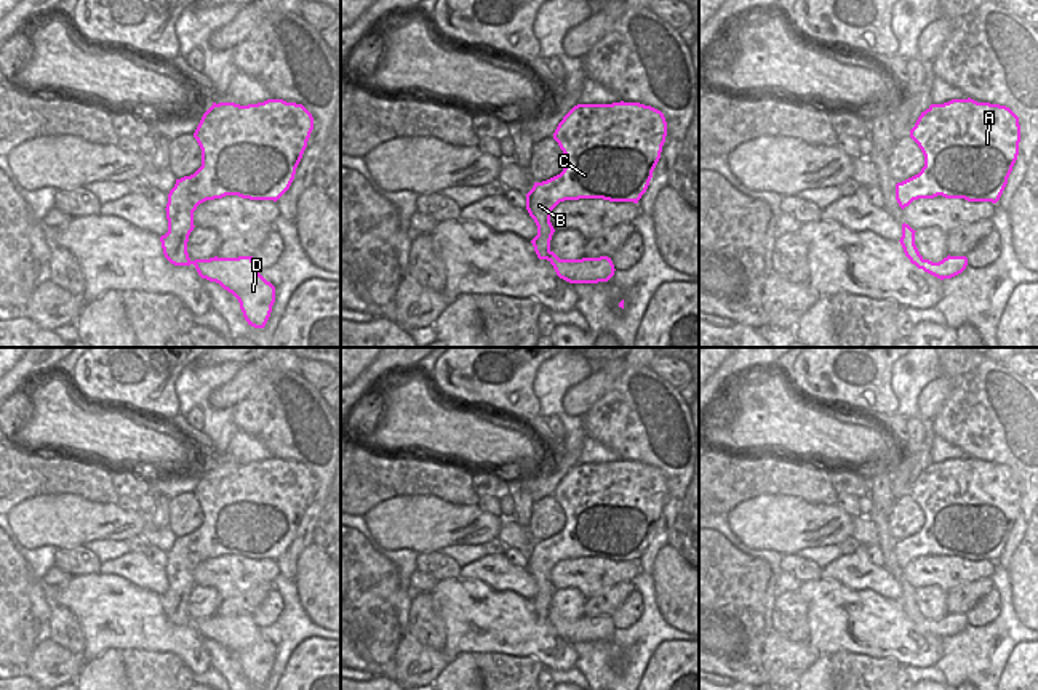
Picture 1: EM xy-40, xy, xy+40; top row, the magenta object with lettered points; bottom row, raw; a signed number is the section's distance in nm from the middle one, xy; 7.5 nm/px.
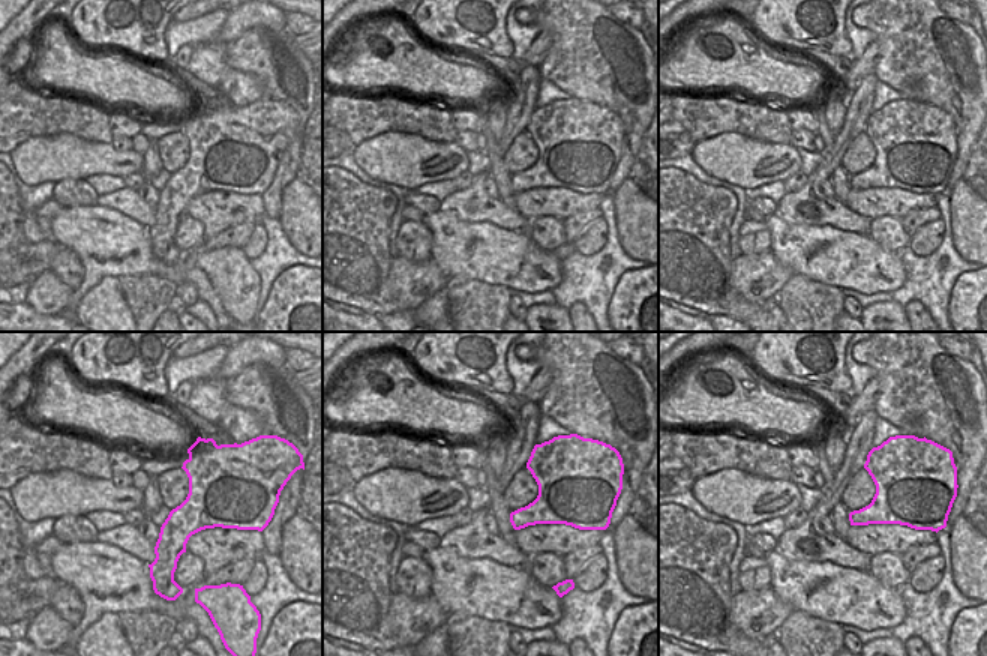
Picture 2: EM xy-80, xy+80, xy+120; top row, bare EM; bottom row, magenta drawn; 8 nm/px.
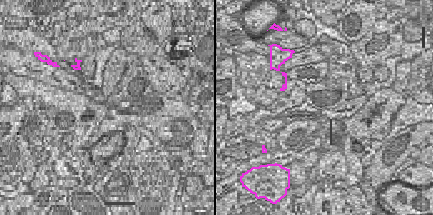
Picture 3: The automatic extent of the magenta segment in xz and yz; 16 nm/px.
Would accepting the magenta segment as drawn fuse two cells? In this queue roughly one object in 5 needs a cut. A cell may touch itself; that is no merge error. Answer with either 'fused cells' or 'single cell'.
single cell

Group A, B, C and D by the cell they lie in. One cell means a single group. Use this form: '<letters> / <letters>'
A B C D

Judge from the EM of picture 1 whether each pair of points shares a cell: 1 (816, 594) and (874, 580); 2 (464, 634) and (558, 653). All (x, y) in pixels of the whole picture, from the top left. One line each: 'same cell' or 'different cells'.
1: different cells
2: same cell

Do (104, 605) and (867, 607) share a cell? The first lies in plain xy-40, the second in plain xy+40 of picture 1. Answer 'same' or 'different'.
same

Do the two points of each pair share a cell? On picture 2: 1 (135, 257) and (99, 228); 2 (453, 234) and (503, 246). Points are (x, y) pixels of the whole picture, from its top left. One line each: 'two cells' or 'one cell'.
1: one cell
2: one cell

